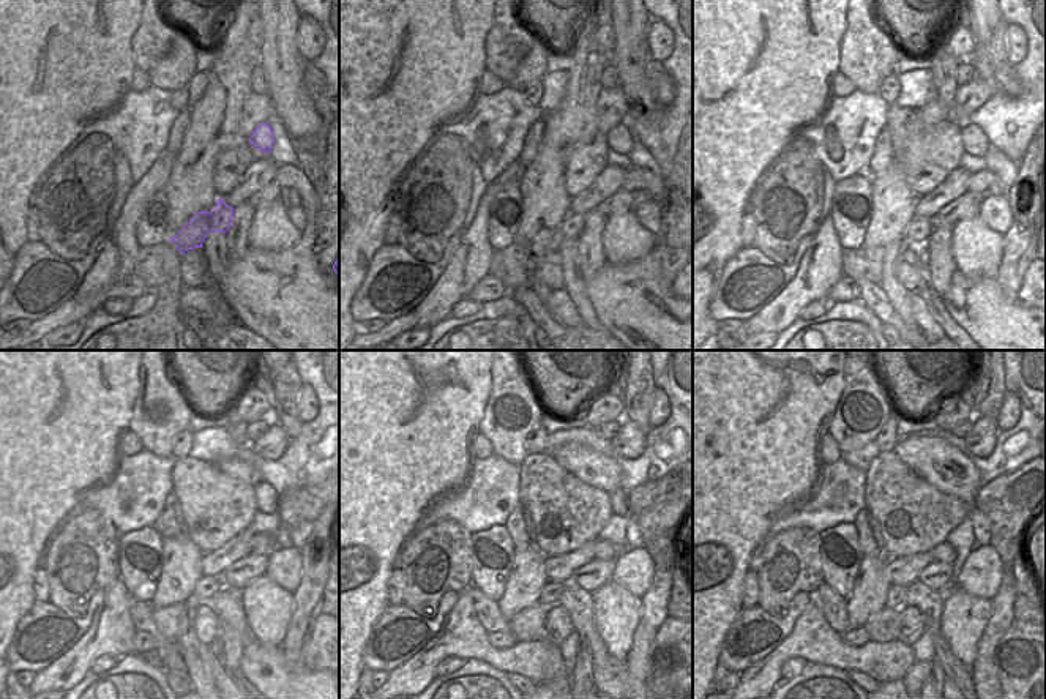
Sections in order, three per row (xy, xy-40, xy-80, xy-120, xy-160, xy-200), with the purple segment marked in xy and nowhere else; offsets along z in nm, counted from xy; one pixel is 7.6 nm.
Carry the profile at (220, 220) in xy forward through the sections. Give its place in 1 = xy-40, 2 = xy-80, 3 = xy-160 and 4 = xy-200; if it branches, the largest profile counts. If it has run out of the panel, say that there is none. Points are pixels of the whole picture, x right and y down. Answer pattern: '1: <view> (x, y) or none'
1: xy-40 (571, 226)
2: xy-80 (918, 229)
3: xy-160 (551, 592)
4: xy-200 (896, 594)

